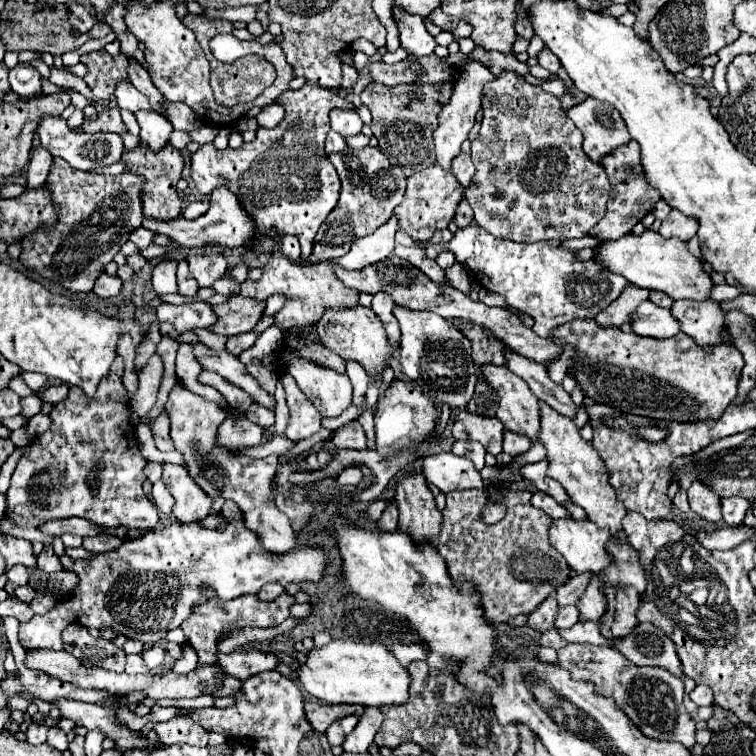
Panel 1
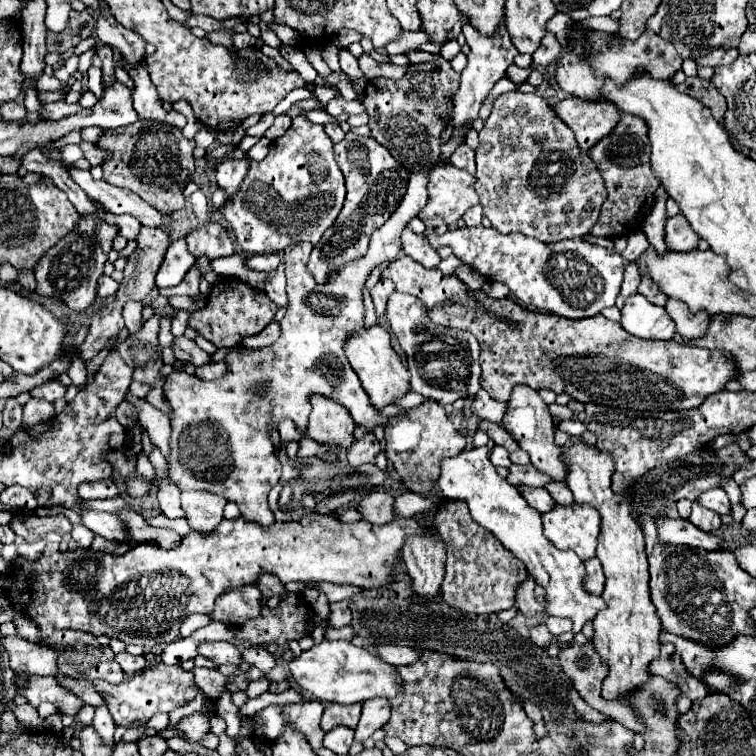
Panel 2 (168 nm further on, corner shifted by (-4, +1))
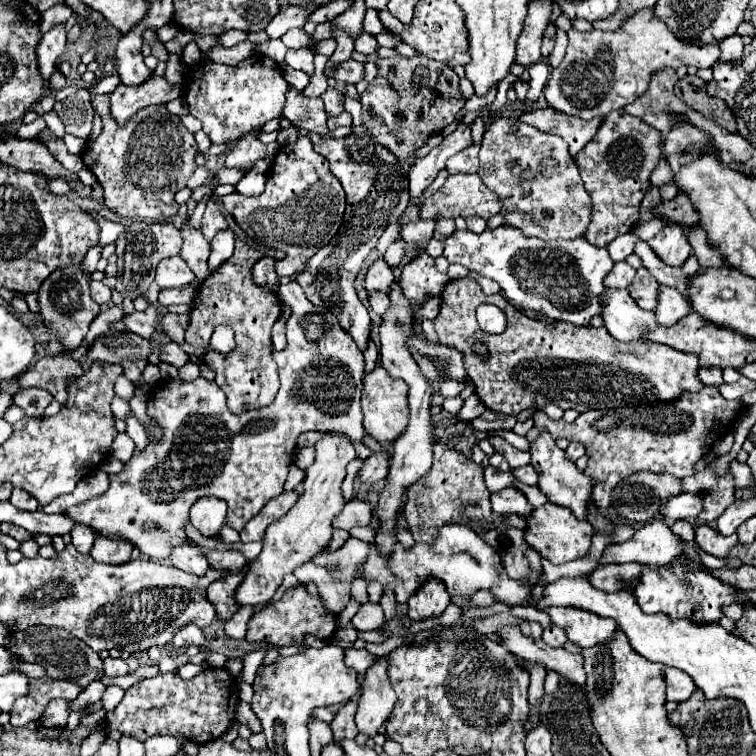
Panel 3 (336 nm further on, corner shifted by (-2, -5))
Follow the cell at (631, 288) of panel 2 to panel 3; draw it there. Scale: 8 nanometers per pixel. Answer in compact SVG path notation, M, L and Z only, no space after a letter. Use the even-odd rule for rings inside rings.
M619 261L613 265L613 271L609 271L609 275L605 275L605 285L625 289L631 285L633 275L635 275L635 269L627 261Z

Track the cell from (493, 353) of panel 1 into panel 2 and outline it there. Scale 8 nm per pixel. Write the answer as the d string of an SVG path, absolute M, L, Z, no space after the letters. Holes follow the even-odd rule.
M483 291L473 293L481 303L479 311L465 309L463 305L439 305L429 311L429 319L443 327L455 327L469 331L481 345L481 387L497 401L509 401L513 385L525 383L531 389L551 389L555 393L569 393L581 403L597 403L611 407L627 407L635 411L685 411L697 409L709 395L725 391L727 383L737 377L737 363L729 353L721 349L701 349L695 345L679 345L669 341L639 341L625 333L617 323L603 315L571 321L559 315L531 313L519 307L511 299L493 299ZM503 319L511 319L515 325L507 325ZM631 365L635 369L631 369Z

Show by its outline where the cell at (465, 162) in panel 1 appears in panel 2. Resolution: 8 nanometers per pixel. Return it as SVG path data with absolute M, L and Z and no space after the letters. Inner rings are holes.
M465 143L459 145L457 151L449 157L449 163L459 167L459 169L465 169L471 175L475 175L475 151Z

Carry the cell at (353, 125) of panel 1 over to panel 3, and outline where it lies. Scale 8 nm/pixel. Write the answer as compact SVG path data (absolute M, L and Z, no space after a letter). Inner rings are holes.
M329 87L323 95L321 95L323 103L325 103L325 111L327 115L339 115L343 111L343 103L345 103L345 95L333 87Z

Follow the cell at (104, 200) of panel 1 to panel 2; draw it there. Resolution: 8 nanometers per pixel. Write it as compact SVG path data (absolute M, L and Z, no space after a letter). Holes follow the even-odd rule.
M95 213L81 215L79 225L67 233L55 247L51 247L35 265L35 279L37 279L37 293L49 295L65 301L71 309L83 311L87 309L97 297L97 279L103 275L103 265L107 261L107 253L113 249L113 239L119 235L115 225L109 225L105 219L97 223Z

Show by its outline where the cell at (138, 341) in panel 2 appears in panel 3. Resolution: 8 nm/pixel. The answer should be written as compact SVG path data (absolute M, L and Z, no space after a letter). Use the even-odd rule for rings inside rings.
M107 331L89 345L85 359L119 363L123 367L123 375L129 381L141 383L141 373L147 365L149 353L149 339L143 339L131 331Z

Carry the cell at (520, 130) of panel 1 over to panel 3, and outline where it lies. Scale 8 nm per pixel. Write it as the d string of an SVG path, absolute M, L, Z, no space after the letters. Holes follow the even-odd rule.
M503 117L485 131L479 159L481 165L477 173L483 183L499 195L505 223L543 241L577 239L585 233L589 225L589 193L561 137Z

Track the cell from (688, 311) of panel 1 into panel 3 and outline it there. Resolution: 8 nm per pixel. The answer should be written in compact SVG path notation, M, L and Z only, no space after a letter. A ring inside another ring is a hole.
M661 285L659 287L659 303L655 307L655 315L657 315L657 323L669 327L675 325L681 317L689 315L689 303L685 301L685 297L681 297L681 293L673 287Z

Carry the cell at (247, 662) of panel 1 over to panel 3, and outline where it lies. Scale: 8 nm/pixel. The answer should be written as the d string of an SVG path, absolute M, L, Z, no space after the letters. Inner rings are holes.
M189 625L189 627L183 627L181 631L177 631L177 635L173 635L171 645L173 645L175 649L185 649L185 647L189 647L189 645L199 645L199 647L203 647L203 645L205 645L205 635L203 635L203 631L201 631L199 627Z

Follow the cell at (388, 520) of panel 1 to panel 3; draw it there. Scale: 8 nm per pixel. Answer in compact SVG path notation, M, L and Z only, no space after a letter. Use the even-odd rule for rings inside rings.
M353 499L351 503L347 503L343 507L343 511L337 515L337 519L333 519L333 529L351 529L351 527L365 527L369 525L373 519L371 507L365 501L357 501Z

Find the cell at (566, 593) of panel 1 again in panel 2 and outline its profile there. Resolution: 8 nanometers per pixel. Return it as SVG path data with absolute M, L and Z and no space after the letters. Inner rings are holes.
M597 557L589 559L589 561L585 563L585 569L587 569L587 581L585 581L587 593L597 593L597 595L601 595L601 593L603 593L605 575L603 575L603 571L601 571L599 559L597 559Z

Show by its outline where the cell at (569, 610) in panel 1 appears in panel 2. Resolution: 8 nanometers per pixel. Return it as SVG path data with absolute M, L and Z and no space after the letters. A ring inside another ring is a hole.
M549 617L547 621L547 627L549 627L549 631L555 635L555 637L559 637L561 633L567 633L567 631L571 631L571 621L567 621L565 617Z

